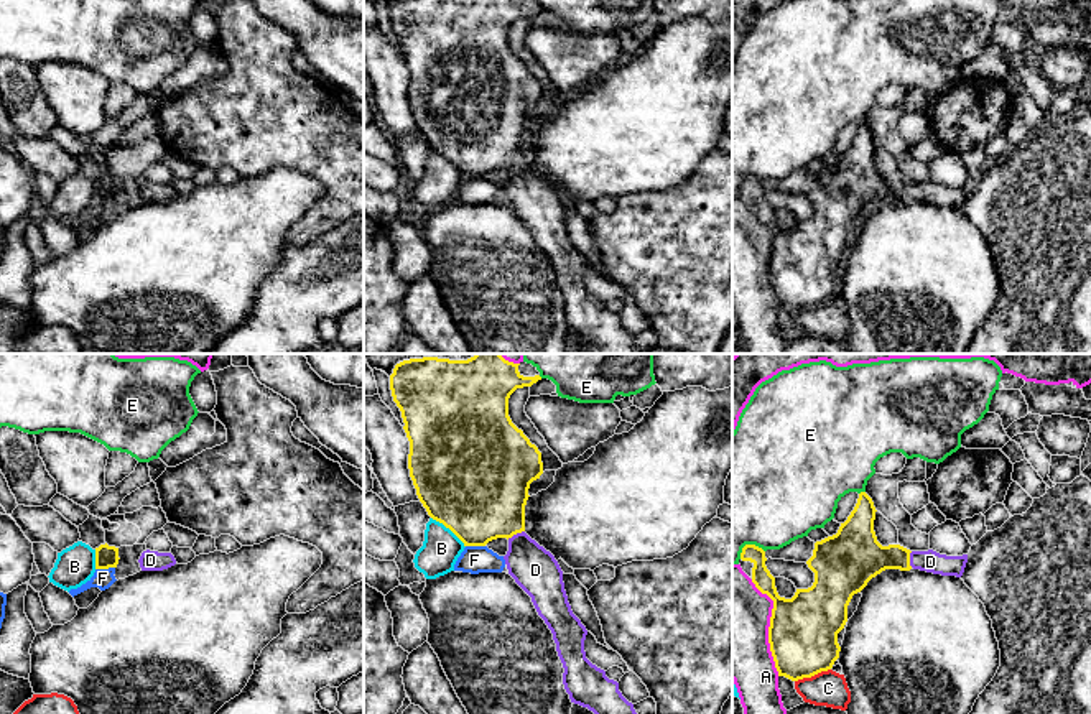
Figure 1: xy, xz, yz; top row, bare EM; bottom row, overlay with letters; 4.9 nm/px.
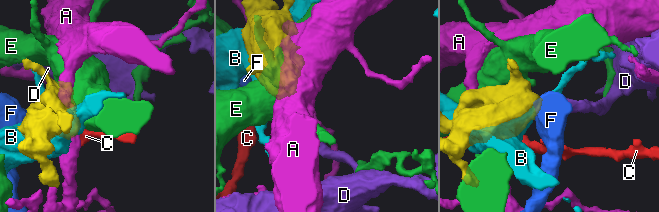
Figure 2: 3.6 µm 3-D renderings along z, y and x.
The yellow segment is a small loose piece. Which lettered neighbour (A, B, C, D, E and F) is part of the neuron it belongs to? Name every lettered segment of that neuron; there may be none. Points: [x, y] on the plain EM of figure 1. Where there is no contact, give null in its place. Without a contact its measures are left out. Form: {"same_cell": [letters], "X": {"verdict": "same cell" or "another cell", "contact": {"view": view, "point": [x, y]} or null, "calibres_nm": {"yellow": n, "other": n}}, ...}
{"same_cell": ["D"], "A": {"verdict": "another cell", "contact": {"view": "yz", "point": [769, 259]}, "calibres_nm": {"yellow": 340, "other": 360}}, "B": {"verdict": "another cell", "contact": {"view": "xz", "point": [450, 160]}, "calibres_nm": {"yellow": 500, "other": 190}}, "C": {"verdict": "another cell", "contact": {"view": "yz", "point": [812, 306]}, "calibres_nm": {"yellow": 340, "other": 180}}, "D": {"verdict": "same cell", "contact": {"view": "xz", "point": [515, 165]}, "calibres_nm": {"yellow": 440, "other": 220}}, "E": {"verdict": "another cell", "contact": {"view": "yz", "point": [747, 176]}, "calibres_nm": {"yellow": 100, "other": 500}}, "F": {"verdict": "another cell", "contact": {"view": "xy", "point": [104, 199]}, "calibres_nm": {"yellow": 110, "other": 100}}}

